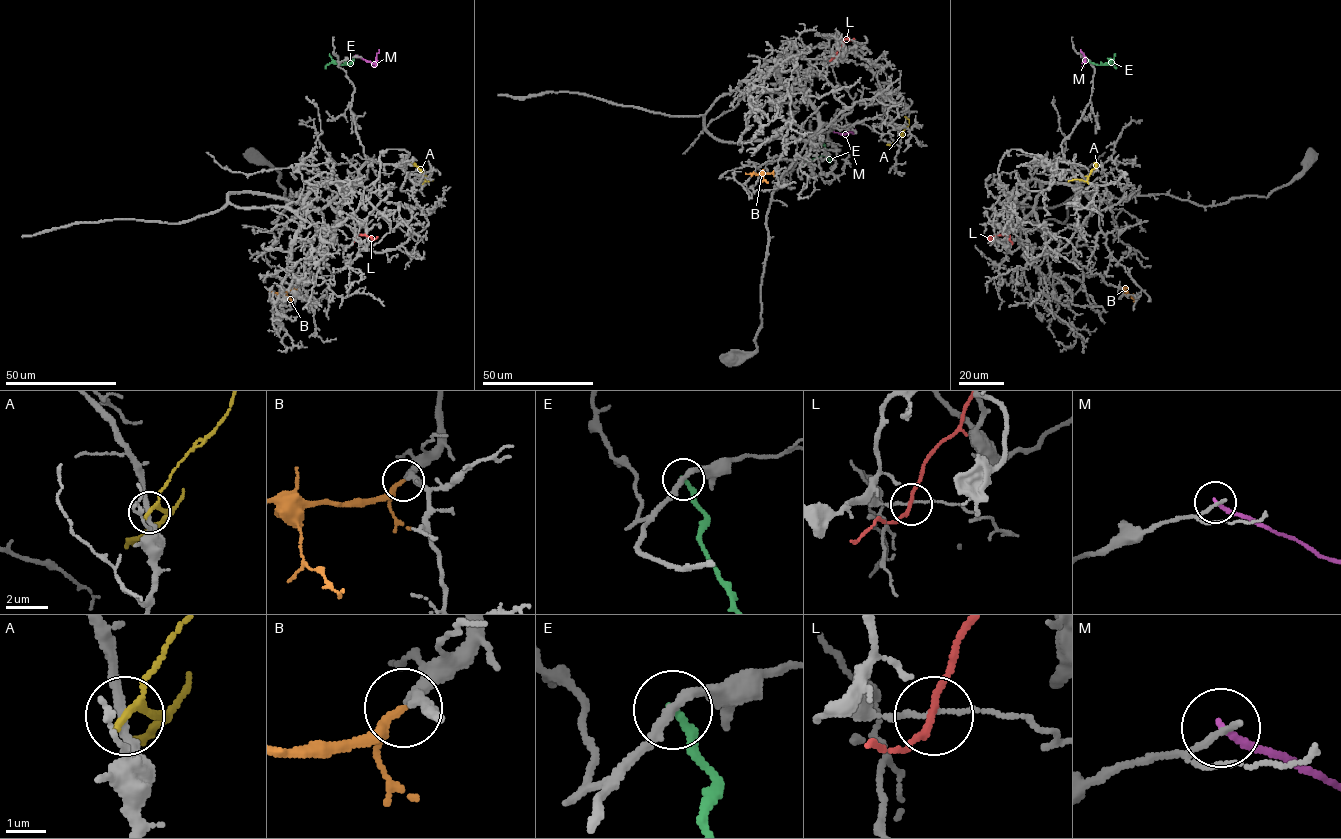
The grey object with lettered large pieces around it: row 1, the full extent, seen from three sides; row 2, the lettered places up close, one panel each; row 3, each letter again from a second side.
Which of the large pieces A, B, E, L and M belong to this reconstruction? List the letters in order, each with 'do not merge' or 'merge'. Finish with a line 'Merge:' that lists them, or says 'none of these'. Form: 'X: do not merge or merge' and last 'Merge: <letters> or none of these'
A: do not merge
B: merge
E: do not merge
L: do not merge
M: do not merge
Merge: B

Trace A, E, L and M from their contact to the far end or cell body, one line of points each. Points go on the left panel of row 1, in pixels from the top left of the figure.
A: (423, 182), (425, 176), (410, 163)
E: (343, 60), (349, 65), (331, 62), (325, 68)
L: (359, 234), (374, 239), (377, 236)
M: (356, 55), (373, 63), (379, 49)

